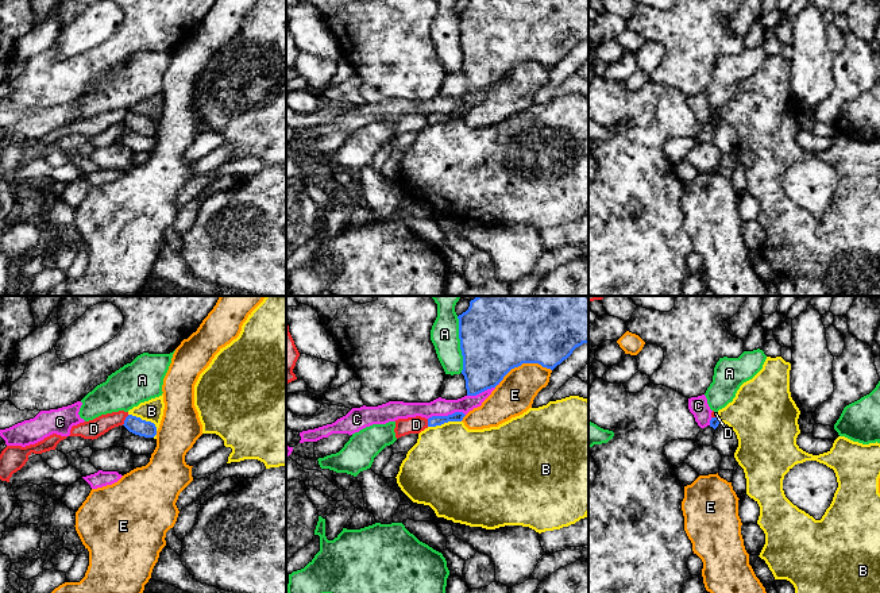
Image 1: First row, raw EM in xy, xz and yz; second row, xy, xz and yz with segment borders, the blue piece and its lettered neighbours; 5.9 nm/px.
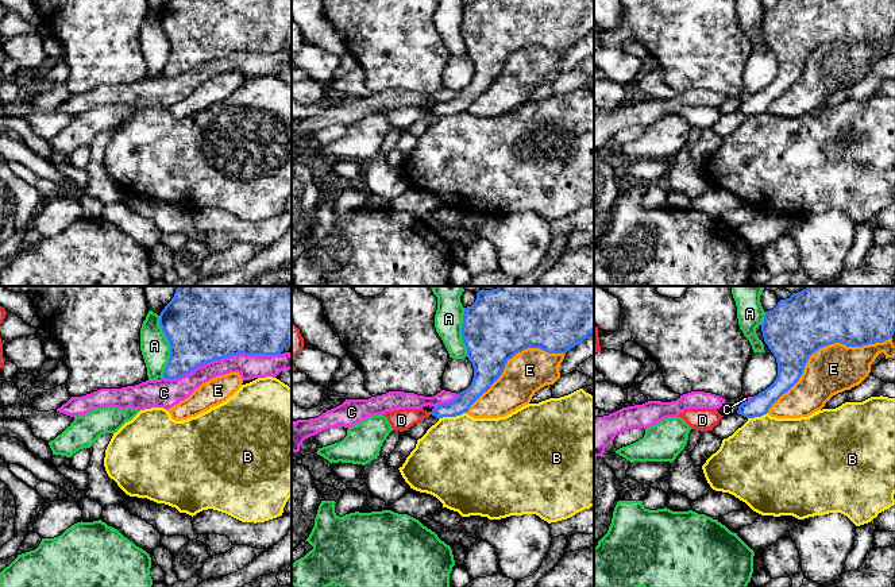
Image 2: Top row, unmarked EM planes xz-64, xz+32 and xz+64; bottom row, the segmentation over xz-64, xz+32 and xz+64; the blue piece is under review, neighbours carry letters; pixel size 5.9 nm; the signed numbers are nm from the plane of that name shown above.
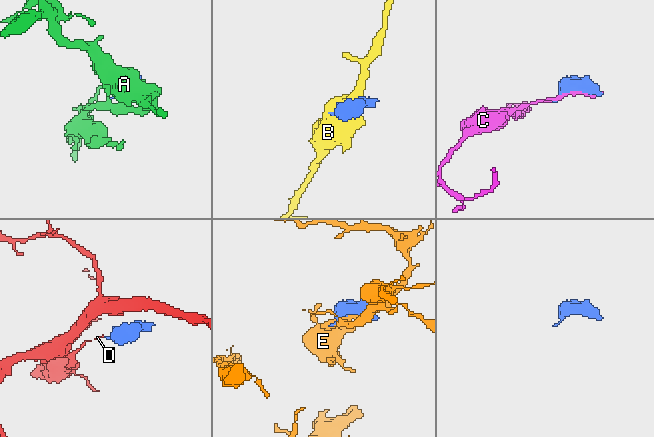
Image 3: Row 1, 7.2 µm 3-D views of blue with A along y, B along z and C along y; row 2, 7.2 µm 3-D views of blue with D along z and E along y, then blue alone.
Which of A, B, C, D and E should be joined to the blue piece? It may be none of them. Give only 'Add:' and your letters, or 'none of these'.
Add: none of these

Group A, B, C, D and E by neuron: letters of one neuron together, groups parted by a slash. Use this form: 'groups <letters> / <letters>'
groups A / B / C / D / E

